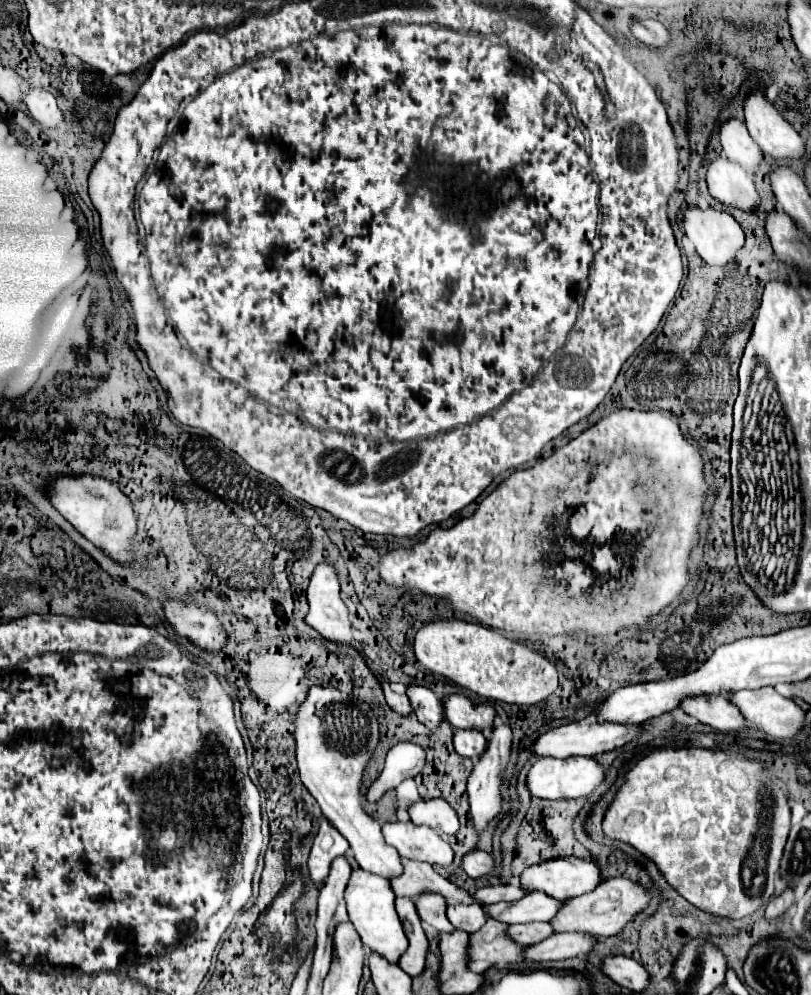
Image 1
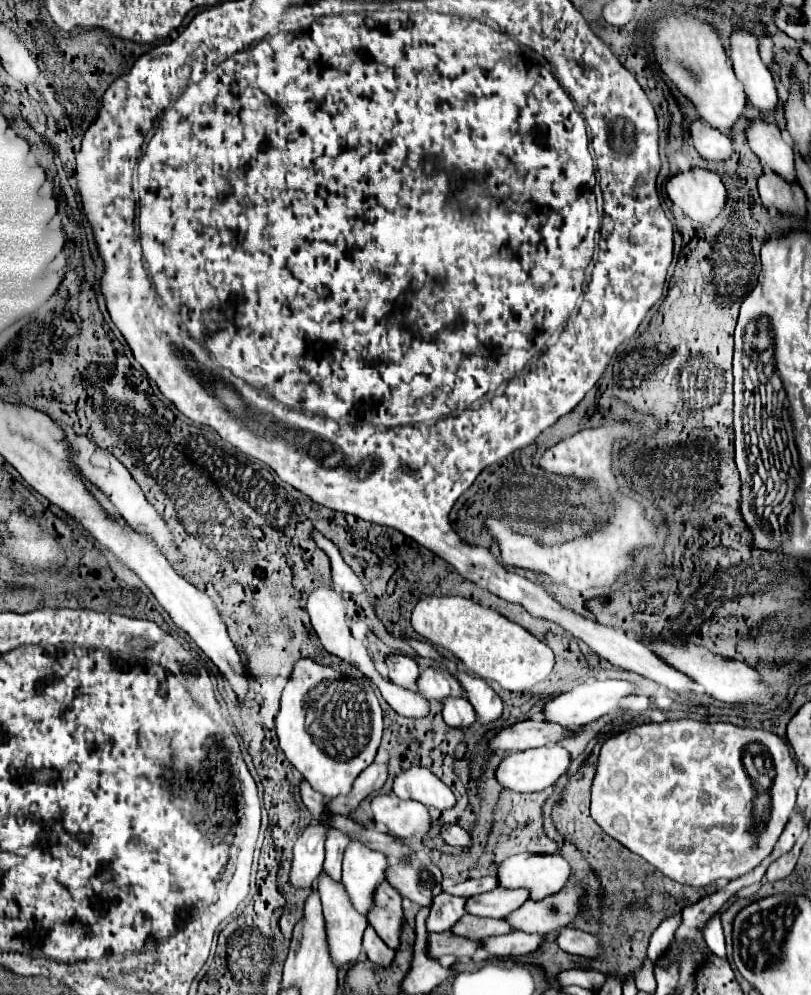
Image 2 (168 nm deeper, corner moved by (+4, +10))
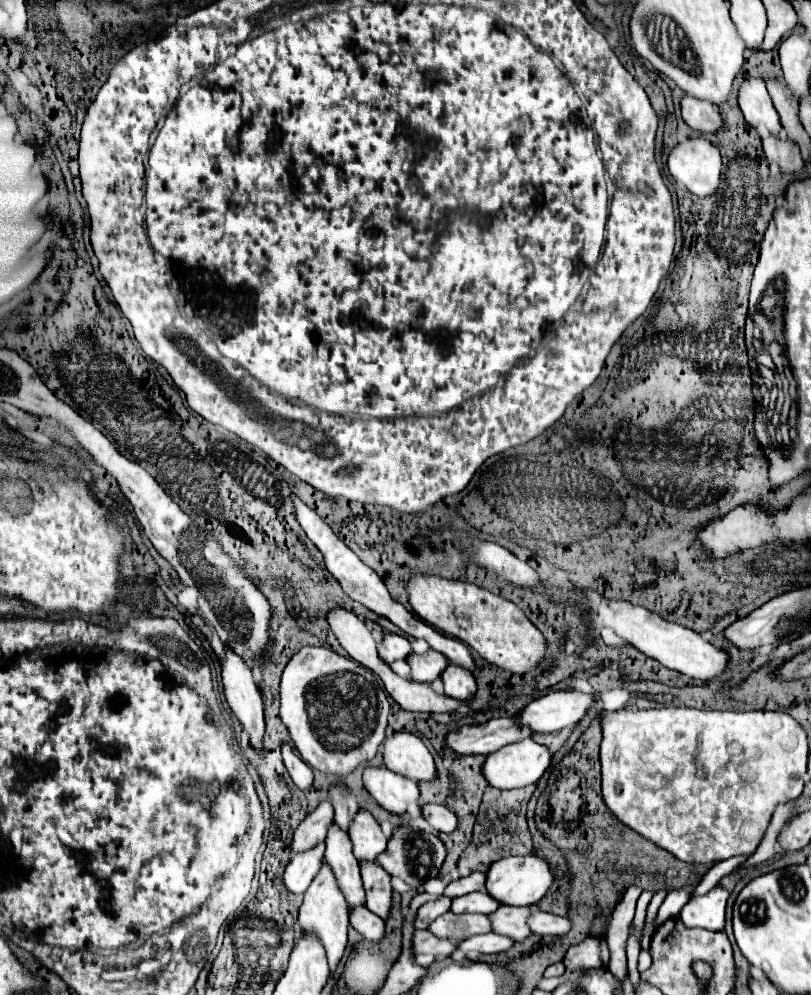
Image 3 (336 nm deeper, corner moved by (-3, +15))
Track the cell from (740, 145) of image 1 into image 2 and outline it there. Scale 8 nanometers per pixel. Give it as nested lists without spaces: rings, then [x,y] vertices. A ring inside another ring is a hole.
[[[666,13],[656,21],[656,31],[650,41],[654,45],[654,59],[662,73],[696,105],[706,123],[724,135],[730,135],[746,109],[746,97],[736,81],[718,33],[692,15]]]

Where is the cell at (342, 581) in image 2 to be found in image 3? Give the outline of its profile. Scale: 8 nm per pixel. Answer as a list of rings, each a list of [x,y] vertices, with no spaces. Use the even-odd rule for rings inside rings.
[[[291,494],[291,500],[293,500],[293,506],[295,506],[297,522],[299,522],[301,528],[305,530],[307,538],[319,548],[319,552],[321,552],[323,558],[325,558],[325,566],[327,566],[327,570],[335,576],[335,580],[341,584],[343,592],[345,592],[351,600],[363,604],[365,608],[373,610],[373,612],[379,614],[379,616],[389,618],[389,620],[391,620],[395,626],[399,626],[407,636],[427,640],[427,644],[429,644],[433,650],[441,652],[441,654],[447,656],[451,662],[455,662],[455,664],[459,664],[459,666],[463,666],[463,668],[467,668],[467,670],[475,670],[471,652],[469,652],[469,648],[467,648],[461,640],[455,640],[455,638],[451,638],[451,636],[445,636],[443,632],[435,630],[433,626],[425,624],[425,622],[419,620],[415,614],[411,614],[405,606],[401,606],[399,602],[395,602],[395,600],[389,596],[389,592],[387,592],[383,580],[377,576],[377,572],[371,570],[369,566],[365,566],[365,564],[357,558],[357,554],[355,554],[351,548],[347,548],[347,546],[333,534],[333,530],[325,524],[325,520],[323,520],[315,510],[311,510],[307,504],[303,504],[295,494]]]

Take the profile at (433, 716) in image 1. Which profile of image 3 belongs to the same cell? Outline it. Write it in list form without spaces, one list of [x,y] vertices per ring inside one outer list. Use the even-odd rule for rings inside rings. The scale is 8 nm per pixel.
[[[385,634],[379,646],[379,656],[391,664],[395,660],[405,660],[405,656],[411,654],[411,644],[405,636],[399,634]]]

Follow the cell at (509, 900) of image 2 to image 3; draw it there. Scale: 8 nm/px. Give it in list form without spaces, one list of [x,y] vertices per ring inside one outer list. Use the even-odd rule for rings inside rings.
[[[471,892],[467,896],[453,898],[451,912],[455,912],[455,914],[461,914],[461,912],[489,914],[489,912],[495,912],[495,908],[499,908],[499,906],[501,904],[497,900],[493,900],[491,896],[487,896],[487,892]]]

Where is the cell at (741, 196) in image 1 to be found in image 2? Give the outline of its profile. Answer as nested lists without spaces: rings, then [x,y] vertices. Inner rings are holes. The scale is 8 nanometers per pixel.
[[[694,121],[690,125],[690,137],[698,155],[710,165],[726,163],[732,157],[732,141],[724,133],[712,129],[704,121]]]

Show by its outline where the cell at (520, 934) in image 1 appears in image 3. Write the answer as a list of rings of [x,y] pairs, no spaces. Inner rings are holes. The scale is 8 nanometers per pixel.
[[[447,912],[445,916],[439,916],[435,922],[431,922],[427,930],[437,938],[461,942],[461,940],[471,938],[475,934],[491,932],[491,924],[489,924],[489,918],[485,914],[453,914],[453,912]]]

